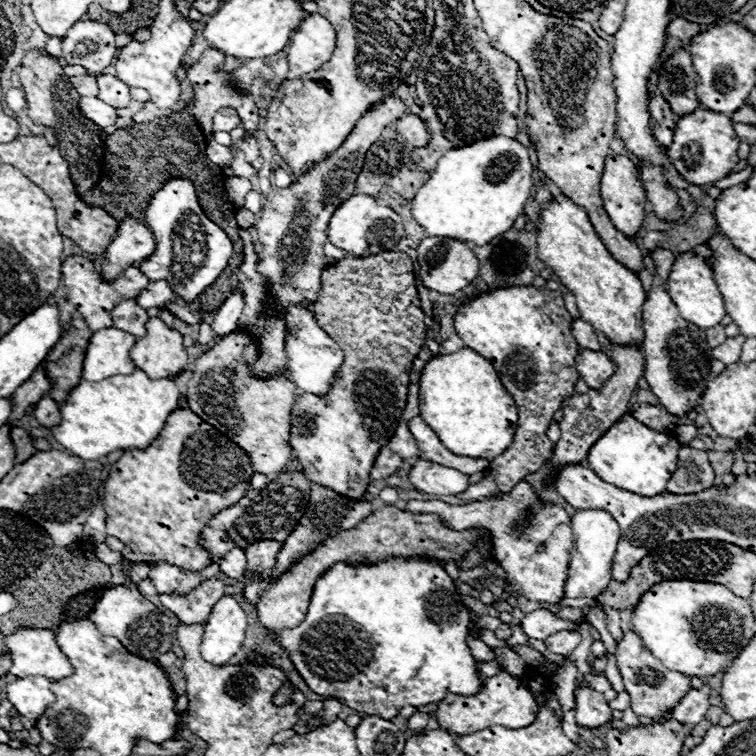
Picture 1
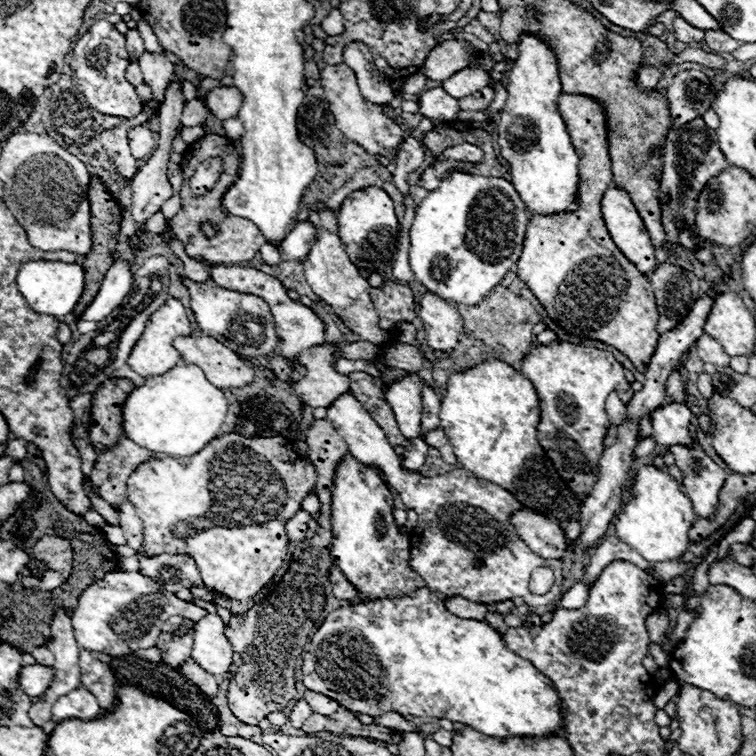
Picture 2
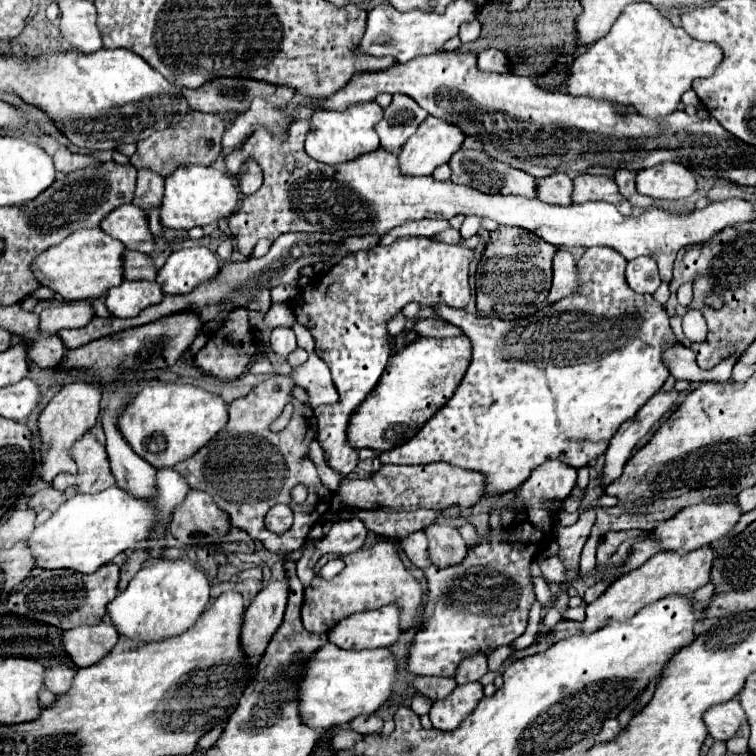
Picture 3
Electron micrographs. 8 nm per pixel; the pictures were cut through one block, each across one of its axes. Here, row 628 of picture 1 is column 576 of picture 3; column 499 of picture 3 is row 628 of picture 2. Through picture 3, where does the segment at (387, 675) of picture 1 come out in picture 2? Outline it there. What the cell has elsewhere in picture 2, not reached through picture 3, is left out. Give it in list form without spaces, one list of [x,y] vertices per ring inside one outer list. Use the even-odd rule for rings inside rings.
[[[420,588],[404,598],[348,604],[330,612],[306,646],[302,682],[306,688],[360,714],[382,716],[386,712],[398,712],[402,716],[446,718],[492,738],[552,736],[564,728],[562,700],[554,682],[528,660],[508,650],[502,634],[492,626],[450,614],[444,600],[432,596],[428,588]]]

